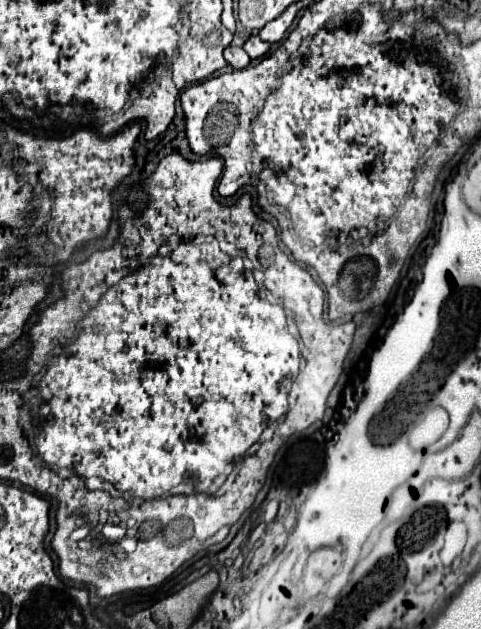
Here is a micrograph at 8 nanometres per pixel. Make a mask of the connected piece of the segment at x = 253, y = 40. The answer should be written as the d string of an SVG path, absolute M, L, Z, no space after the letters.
M252 35L252 37L244 43L244 49L246 49L246 53L248 53L252 59L256 59L256 57L262 57L262 55L266 55L266 53L270 51L270 43L262 41L258 35Z

